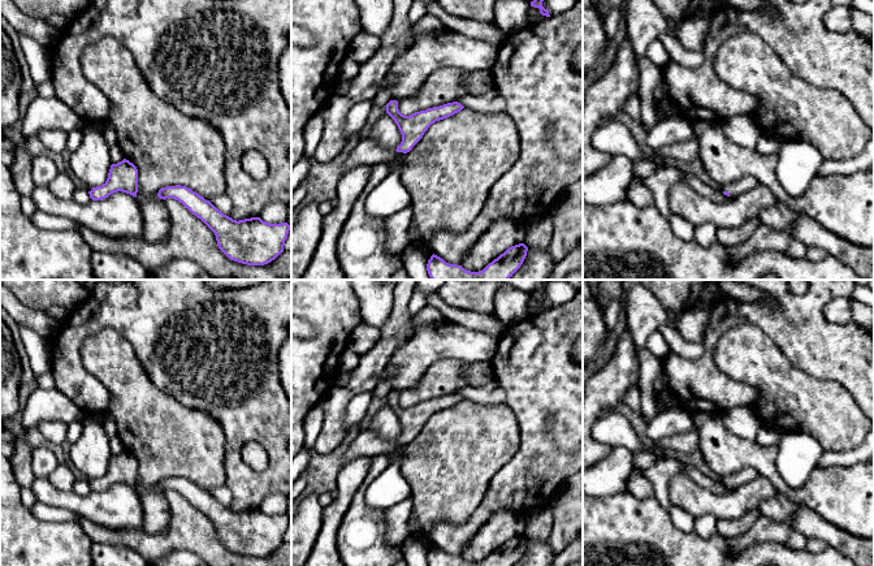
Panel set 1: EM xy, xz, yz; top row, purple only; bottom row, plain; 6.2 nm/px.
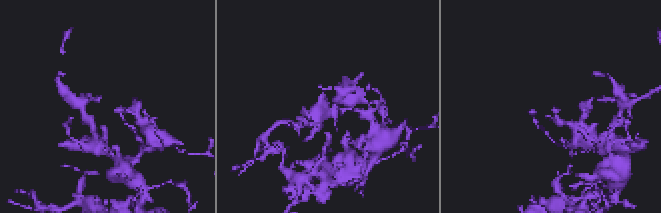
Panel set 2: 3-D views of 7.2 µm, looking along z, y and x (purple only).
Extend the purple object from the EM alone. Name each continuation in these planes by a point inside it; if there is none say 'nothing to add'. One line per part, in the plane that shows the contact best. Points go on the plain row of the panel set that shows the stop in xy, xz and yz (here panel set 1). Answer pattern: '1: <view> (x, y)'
1: yz (747, 475)

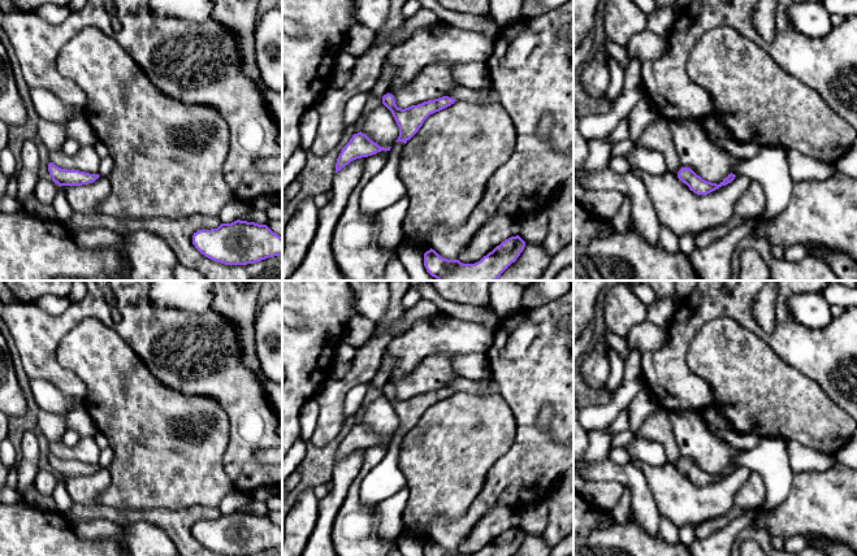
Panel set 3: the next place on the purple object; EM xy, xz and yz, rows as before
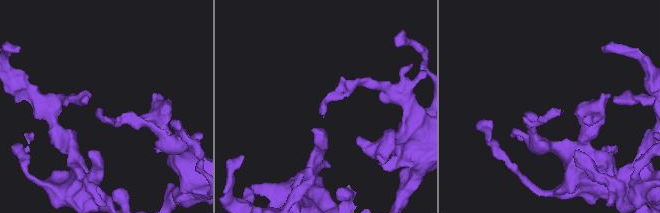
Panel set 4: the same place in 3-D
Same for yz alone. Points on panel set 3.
nothing to add

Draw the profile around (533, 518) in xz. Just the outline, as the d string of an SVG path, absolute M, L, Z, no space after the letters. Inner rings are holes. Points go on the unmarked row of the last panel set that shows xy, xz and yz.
M546 500L525 505L520 509L519 527L525 534L542 535L547 525L547 516L549 516L549 509Z

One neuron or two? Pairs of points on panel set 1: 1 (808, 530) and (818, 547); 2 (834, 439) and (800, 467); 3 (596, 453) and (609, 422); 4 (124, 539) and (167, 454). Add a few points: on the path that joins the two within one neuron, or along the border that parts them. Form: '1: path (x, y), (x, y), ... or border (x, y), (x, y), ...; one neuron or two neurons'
1: border (808, 538), (820, 538), (827, 545); two neurons
2: border (795, 433), (809, 433), (825, 450); two neurons
3: border (596, 440), (611, 448); two neurons
4: border (169, 513), (169, 526), (163, 532), (143, 530); two neurons

